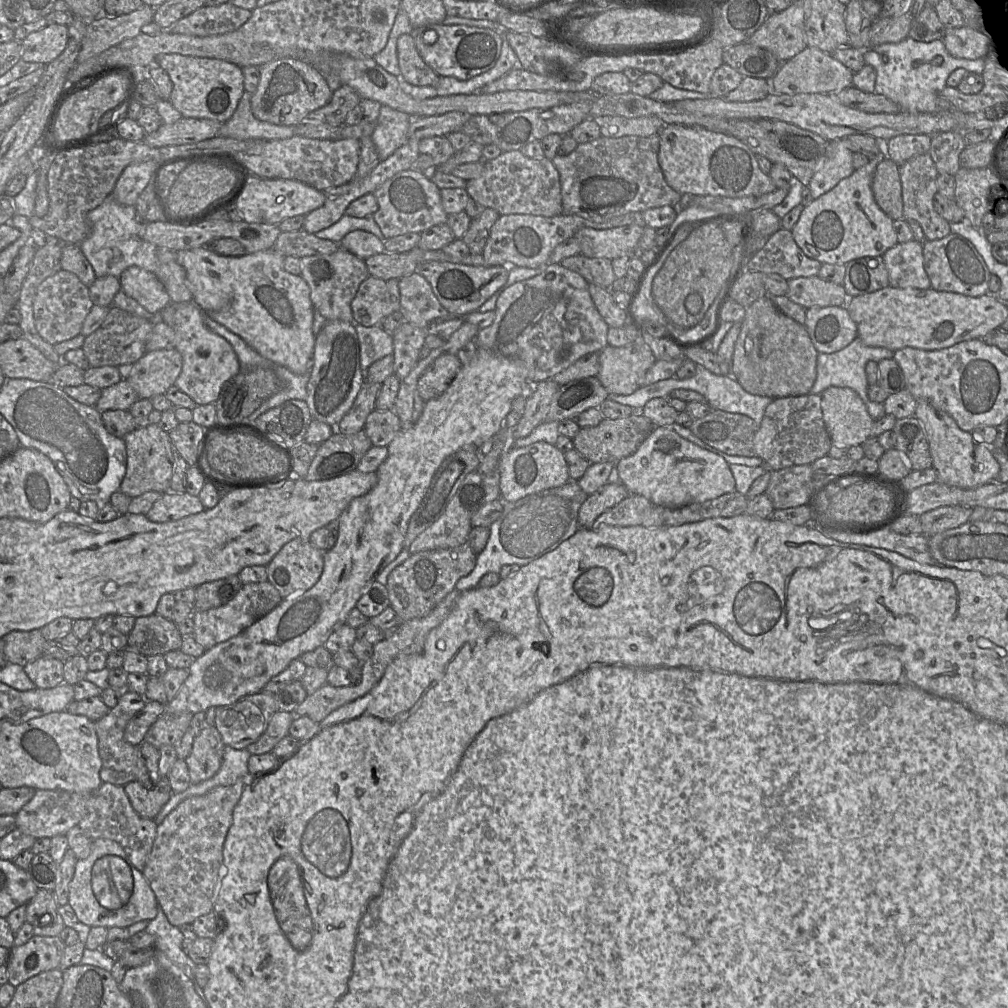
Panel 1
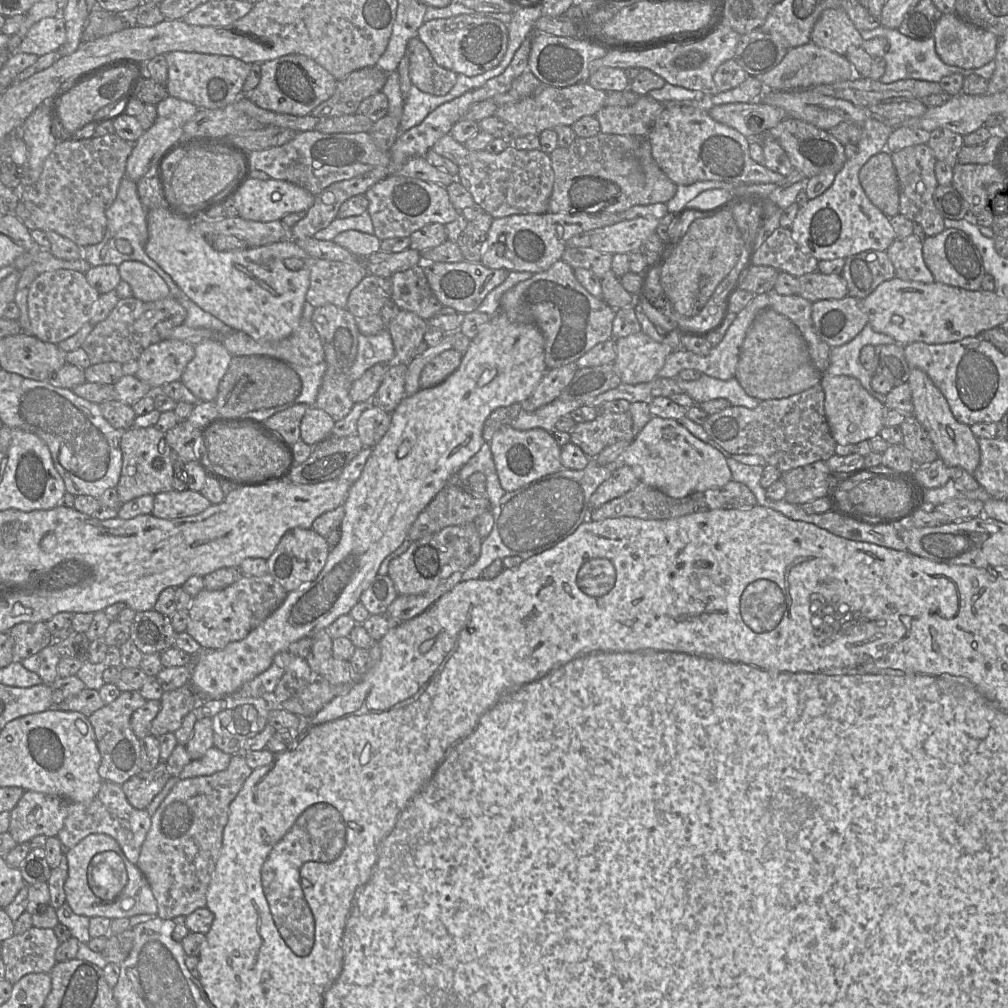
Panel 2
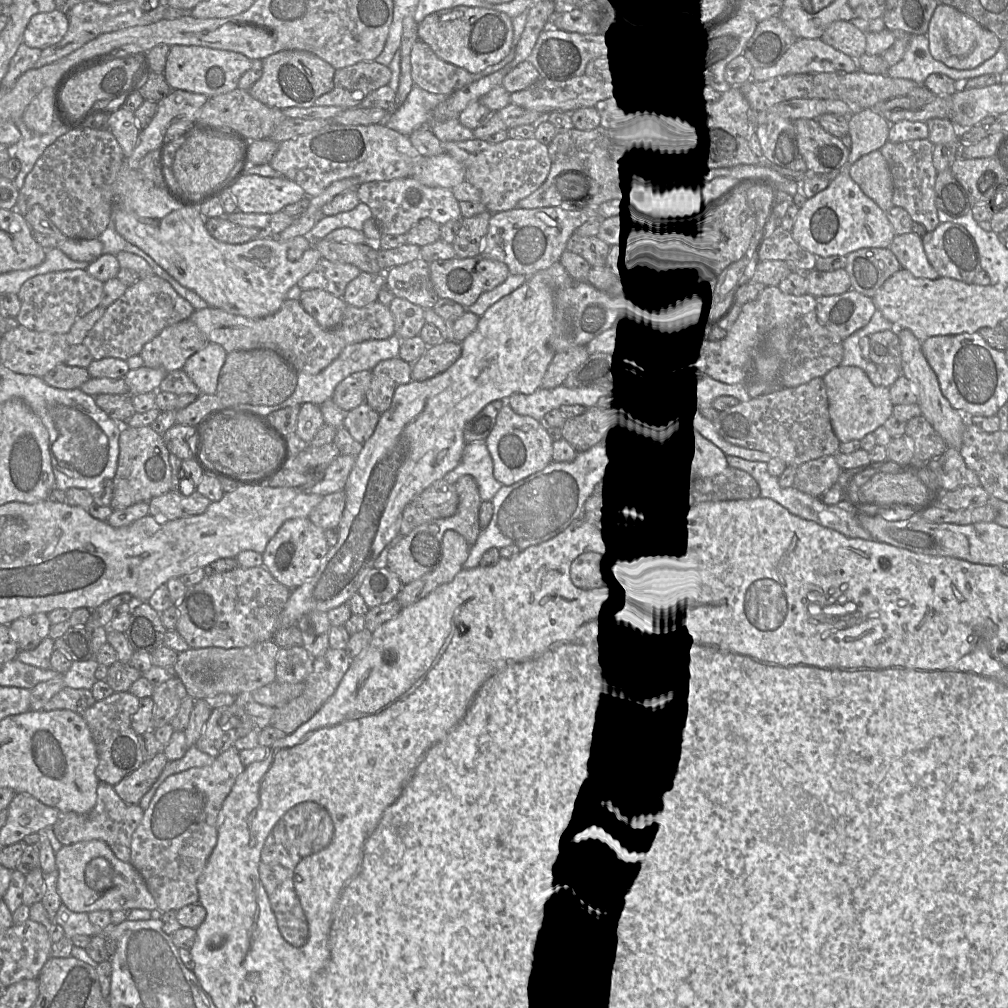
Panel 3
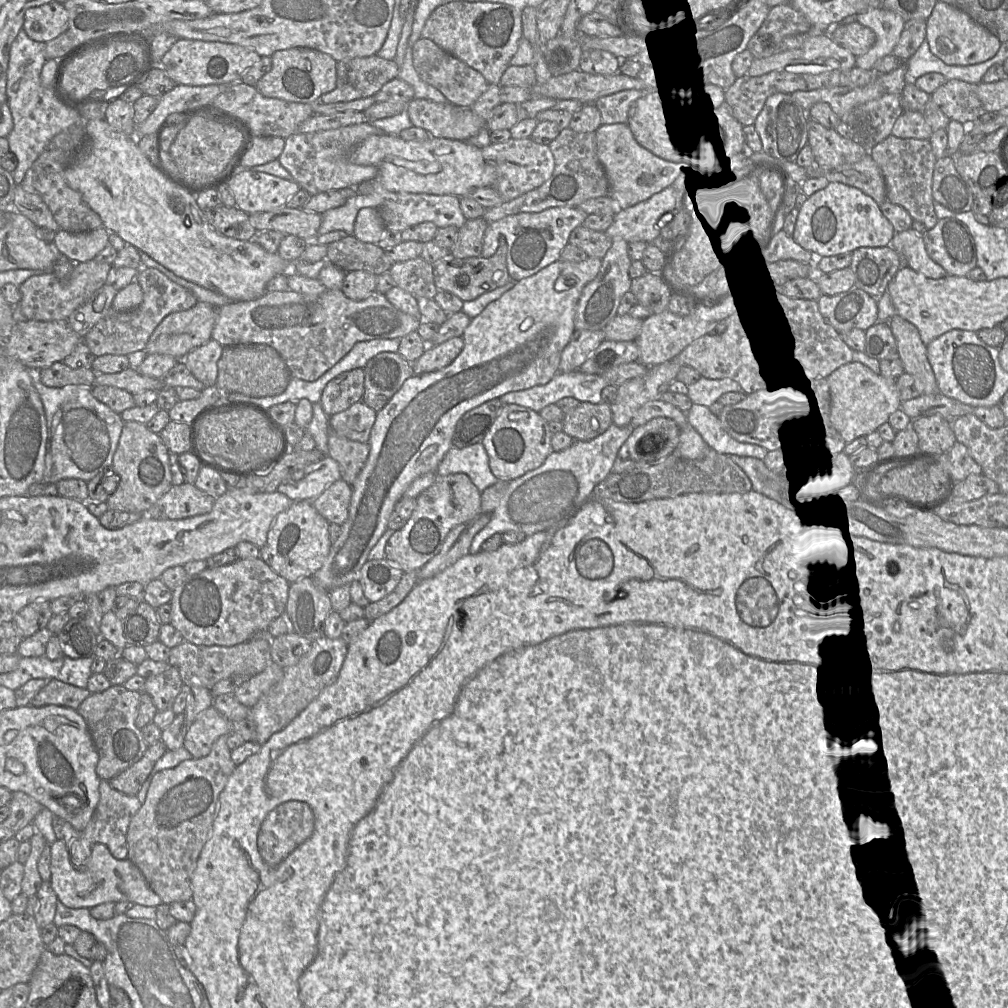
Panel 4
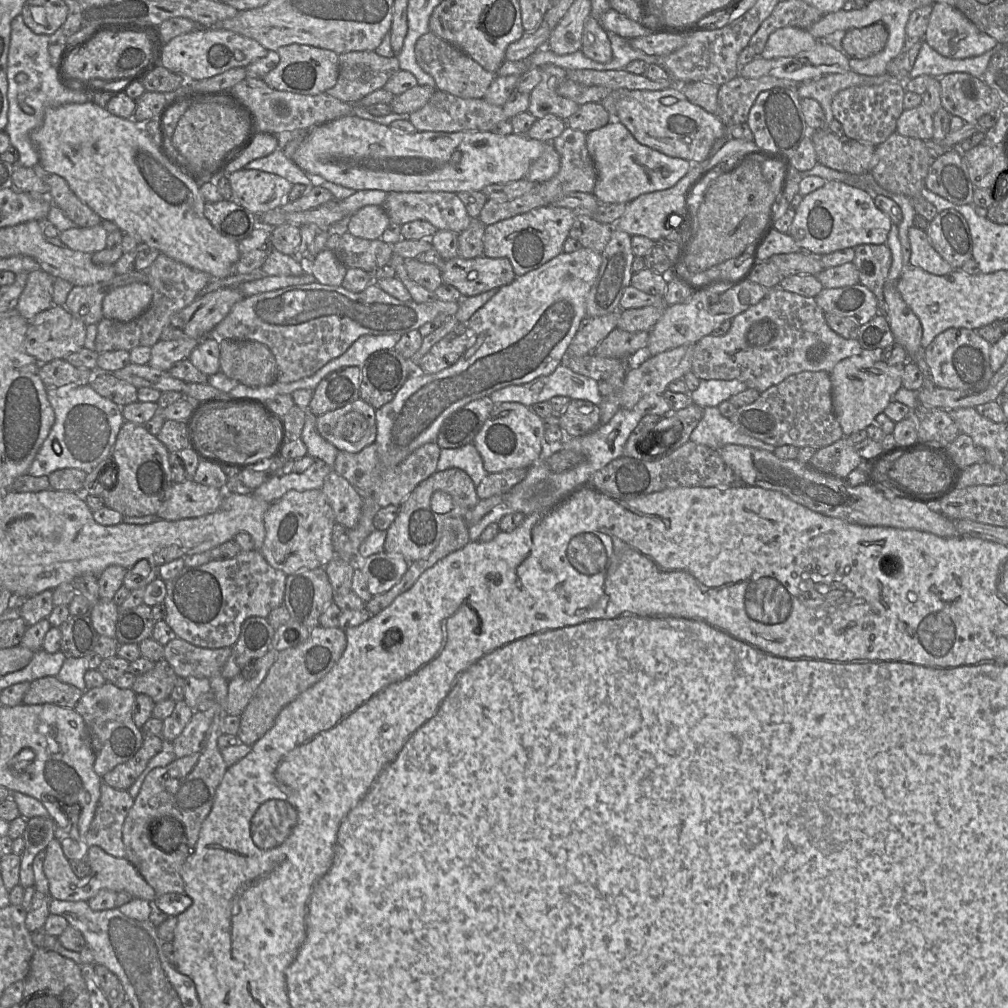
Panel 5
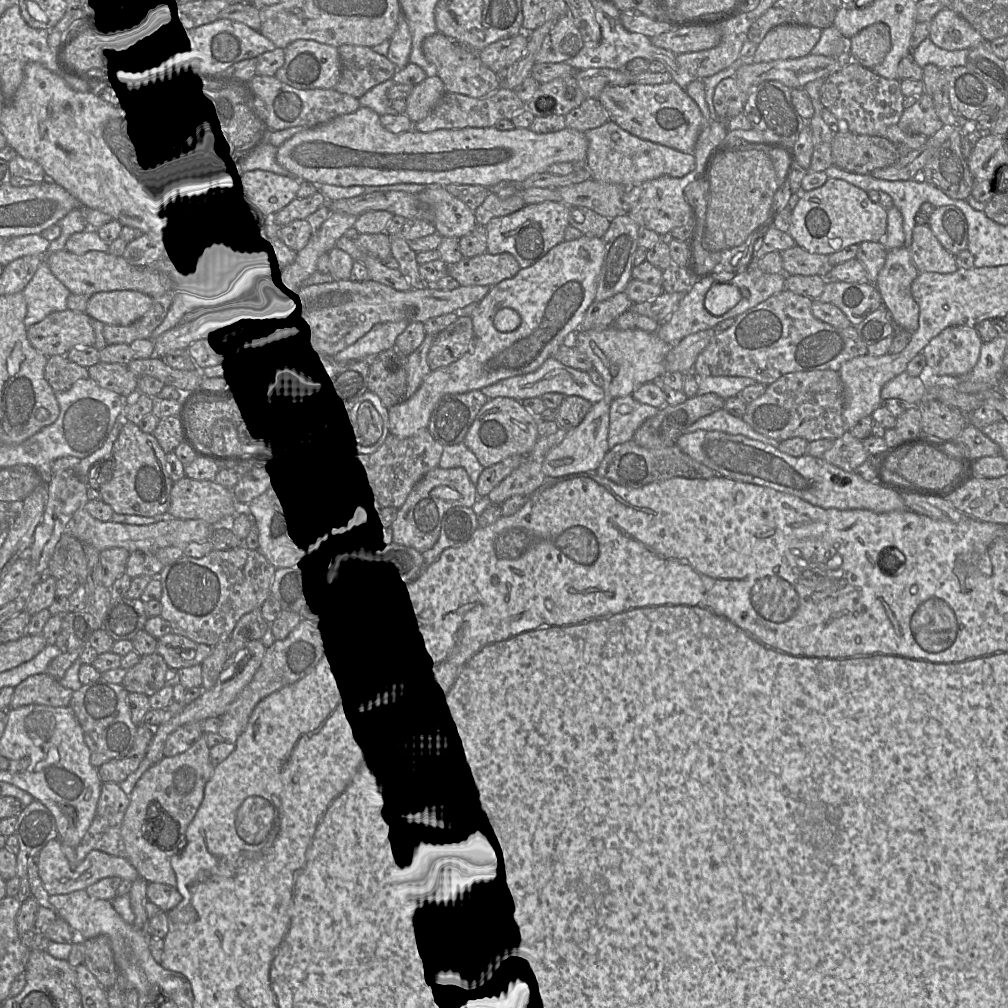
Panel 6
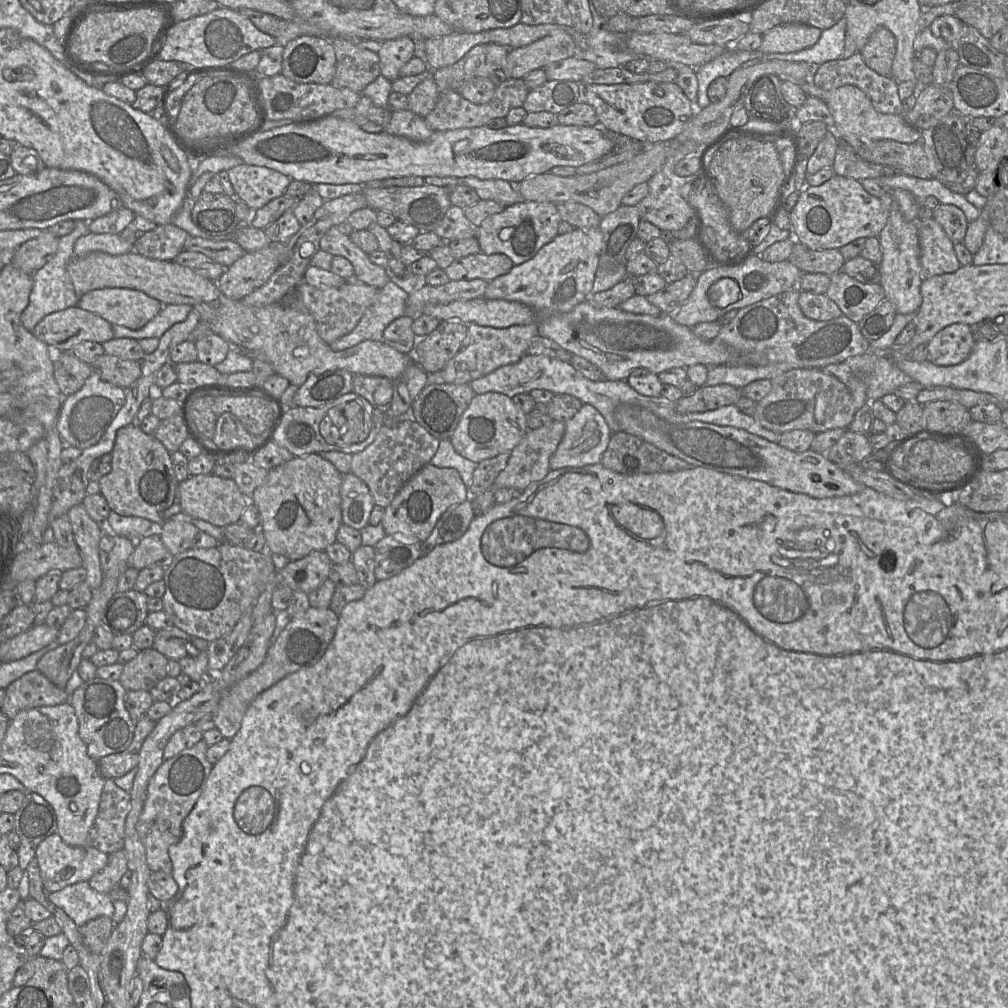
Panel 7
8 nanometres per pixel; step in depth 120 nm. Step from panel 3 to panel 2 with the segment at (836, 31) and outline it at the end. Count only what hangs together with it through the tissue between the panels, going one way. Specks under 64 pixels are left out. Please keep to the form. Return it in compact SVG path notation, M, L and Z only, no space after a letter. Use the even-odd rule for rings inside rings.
M843 7L823 11L811 31L813 43L841 56L845 56L851 47L861 47L863 40Z

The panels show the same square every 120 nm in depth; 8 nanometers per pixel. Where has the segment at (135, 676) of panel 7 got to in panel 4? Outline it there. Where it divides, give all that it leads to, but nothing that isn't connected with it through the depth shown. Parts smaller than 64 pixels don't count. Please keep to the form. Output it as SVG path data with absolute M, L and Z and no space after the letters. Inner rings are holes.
M169 666L163 673L146 678L144 692L148 693L158 711L171 709L184 685L178 669Z

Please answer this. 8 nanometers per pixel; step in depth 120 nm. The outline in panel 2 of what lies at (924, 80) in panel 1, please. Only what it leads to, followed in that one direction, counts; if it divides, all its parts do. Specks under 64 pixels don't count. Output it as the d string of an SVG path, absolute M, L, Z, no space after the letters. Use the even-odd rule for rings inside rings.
M879 25L872 30L861 30L859 32L864 39L861 47L873 58L884 57L885 59L885 73L879 79L882 83L887 84L904 79L925 80L939 83L943 77L954 73L959 73L964 77L975 74L989 80L996 68L995 60L980 68L973 69L963 69L957 66L947 65L939 58L936 52L934 37L926 40L915 40L901 34L898 29L890 29L882 25ZM887 43L888 50L886 51Z

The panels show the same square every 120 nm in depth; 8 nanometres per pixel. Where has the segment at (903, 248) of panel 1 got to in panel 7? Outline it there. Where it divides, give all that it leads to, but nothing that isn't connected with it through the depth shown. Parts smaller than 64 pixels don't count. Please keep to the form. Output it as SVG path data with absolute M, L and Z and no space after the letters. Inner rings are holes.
M933 218L917 221L917 227L922 281L955 272L962 266L956 257L953 242L937 221Z

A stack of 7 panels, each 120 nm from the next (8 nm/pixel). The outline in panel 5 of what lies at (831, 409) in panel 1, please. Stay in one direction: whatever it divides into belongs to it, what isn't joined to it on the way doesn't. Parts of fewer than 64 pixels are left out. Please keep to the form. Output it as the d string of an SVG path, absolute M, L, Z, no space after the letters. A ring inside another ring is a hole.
M861 356L845 358L834 366L830 372L833 409L844 436L849 437L852 433L866 429L873 424L878 414L884 413L885 408L893 401L894 394L902 387L902 375L903 365L890 366L882 360L875 362L871 359L864 359Z

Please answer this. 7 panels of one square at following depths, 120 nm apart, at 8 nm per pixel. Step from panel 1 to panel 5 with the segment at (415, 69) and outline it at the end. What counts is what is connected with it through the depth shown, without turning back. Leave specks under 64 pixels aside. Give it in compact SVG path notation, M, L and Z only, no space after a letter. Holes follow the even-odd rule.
M427 32L417 40L414 53L421 69L434 79L437 90L459 98L484 98L495 78L495 73L485 70L466 53L432 32Z

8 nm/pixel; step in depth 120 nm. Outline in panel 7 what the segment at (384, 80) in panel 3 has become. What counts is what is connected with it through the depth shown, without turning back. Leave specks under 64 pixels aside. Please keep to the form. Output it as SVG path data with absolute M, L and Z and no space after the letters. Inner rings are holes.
M348 38L328 39L336 55L336 72L331 84L361 93L366 86L380 76L380 61L377 53L361 47Z

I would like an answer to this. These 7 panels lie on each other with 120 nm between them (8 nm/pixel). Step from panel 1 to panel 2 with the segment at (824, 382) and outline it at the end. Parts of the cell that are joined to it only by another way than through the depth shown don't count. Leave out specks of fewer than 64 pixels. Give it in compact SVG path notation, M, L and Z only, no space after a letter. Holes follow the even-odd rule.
M869 323L850 342L831 347L829 366L824 374L830 376L846 375L860 381L866 391L885 405L886 395L876 392L871 387L873 375L868 372L860 362L860 351L865 345L878 346L882 344L894 344L896 341L889 335L875 332Z

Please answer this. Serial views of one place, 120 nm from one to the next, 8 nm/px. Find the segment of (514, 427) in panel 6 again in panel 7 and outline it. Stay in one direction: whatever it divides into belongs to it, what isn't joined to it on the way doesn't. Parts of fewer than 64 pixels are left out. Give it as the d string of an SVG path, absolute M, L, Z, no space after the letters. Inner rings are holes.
M478 394L463 412L449 440L458 454L478 464L506 451L512 451L529 431L527 418L528 415L505 394Z

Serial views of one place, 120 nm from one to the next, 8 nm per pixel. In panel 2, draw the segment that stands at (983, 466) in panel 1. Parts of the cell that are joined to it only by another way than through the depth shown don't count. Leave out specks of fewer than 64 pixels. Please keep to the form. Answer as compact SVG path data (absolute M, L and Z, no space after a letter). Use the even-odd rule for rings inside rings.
M912 368L907 383L912 393L913 415L931 439L938 457L946 466L961 467L973 475L980 463L980 448L971 428L955 419L946 398L923 370Z

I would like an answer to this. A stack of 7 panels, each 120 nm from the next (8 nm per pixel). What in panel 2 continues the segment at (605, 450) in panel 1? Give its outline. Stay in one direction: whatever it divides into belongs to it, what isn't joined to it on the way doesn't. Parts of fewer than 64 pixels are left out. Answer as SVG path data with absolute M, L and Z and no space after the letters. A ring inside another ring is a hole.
M599 410L599 415L590 422L576 423L569 432L570 442L578 446L589 458L595 458L606 447L619 441L633 442L633 420L628 412L608 413Z

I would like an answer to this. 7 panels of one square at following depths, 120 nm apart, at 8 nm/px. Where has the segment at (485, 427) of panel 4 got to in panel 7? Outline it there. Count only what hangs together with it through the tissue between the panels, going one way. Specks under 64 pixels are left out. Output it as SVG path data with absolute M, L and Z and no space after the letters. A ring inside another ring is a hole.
M469 384L426 385L411 405L411 417L438 440L450 439L475 395Z

